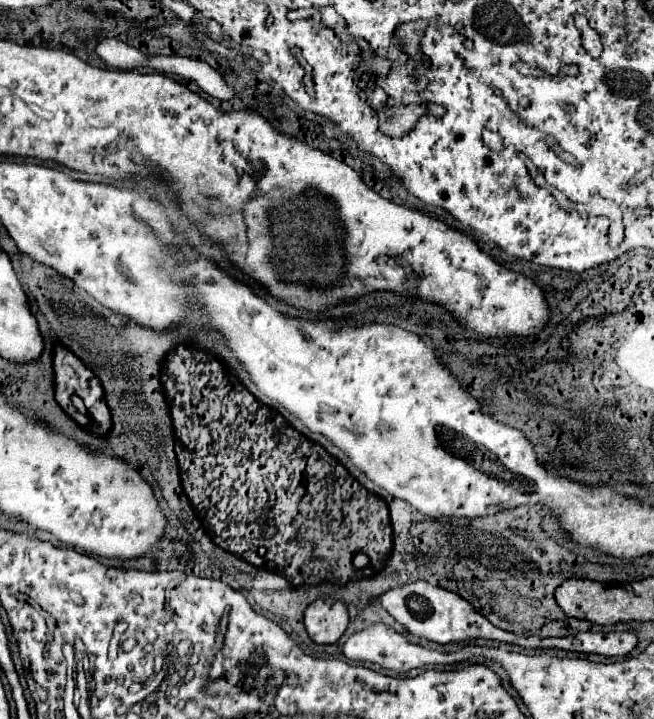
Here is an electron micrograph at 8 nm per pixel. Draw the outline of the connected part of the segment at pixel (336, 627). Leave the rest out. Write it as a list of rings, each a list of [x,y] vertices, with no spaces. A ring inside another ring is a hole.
[[[322,598],[312,602],[304,612],[304,624],[310,638],[318,644],[332,644],[348,628],[348,608],[342,600]]]

